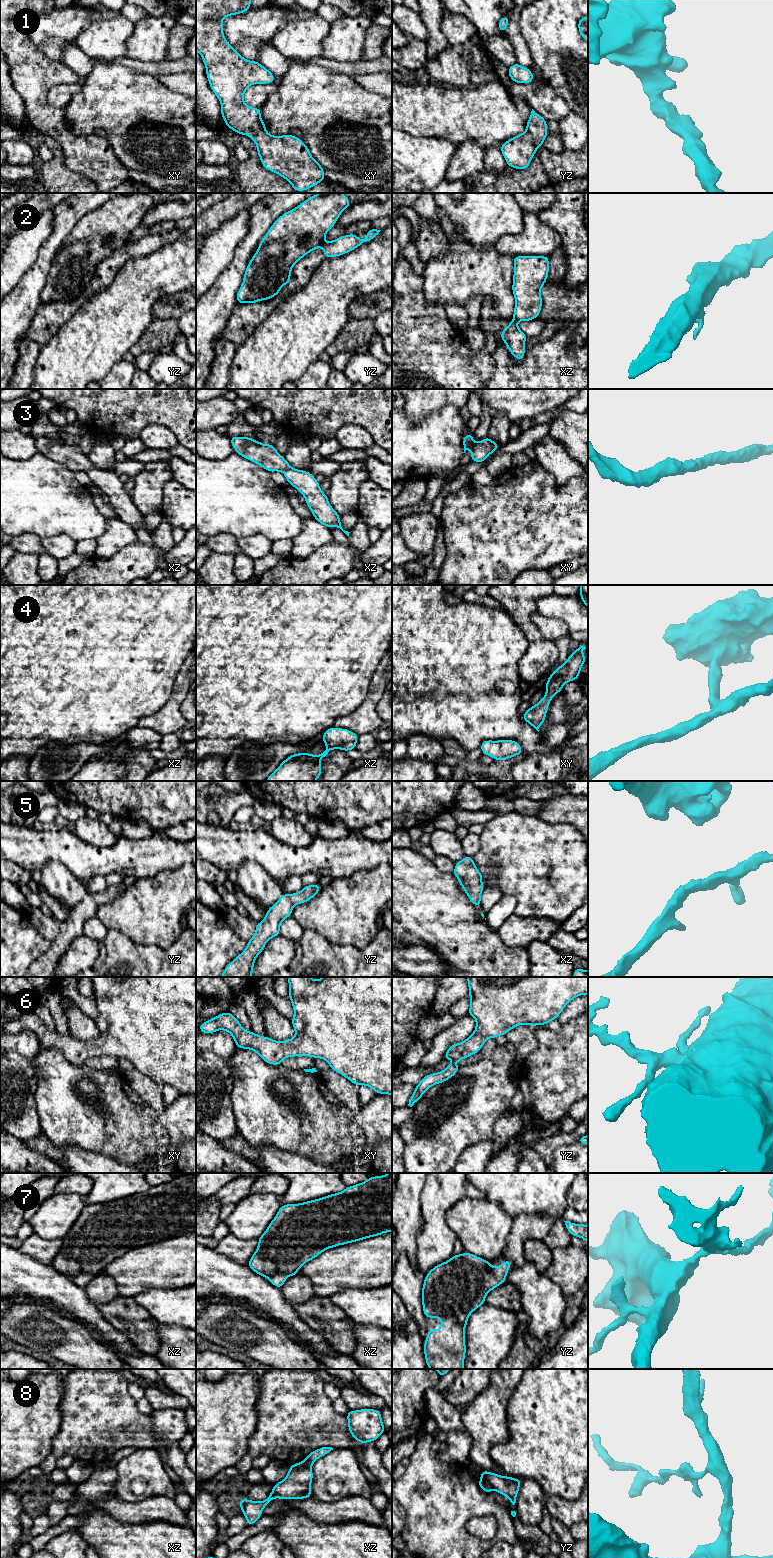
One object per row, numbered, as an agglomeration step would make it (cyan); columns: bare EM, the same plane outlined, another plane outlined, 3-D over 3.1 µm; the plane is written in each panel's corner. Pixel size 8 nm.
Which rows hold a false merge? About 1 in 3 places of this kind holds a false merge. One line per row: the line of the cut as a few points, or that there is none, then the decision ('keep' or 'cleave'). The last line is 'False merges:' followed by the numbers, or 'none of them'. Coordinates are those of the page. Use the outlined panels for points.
1: cut none; keep
2: cut yz (324, 241), (321, 246); cleave
3: cut none; keep
4: cut none; keep
5: cut none; keep
6: cut none; keep
7: cut none; keep
8: cut yz (480, 1478), (493, 1488); cleave
False merges: 2, 8

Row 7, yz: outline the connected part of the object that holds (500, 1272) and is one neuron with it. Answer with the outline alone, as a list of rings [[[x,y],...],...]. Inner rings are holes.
[[[469,1252],[454,1254],[448,1261],[433,1267],[426,1275],[422,1287],[422,1306],[426,1318],[440,1318],[441,1329],[427,1330],[427,1337],[424,1341],[424,1356],[426,1365],[430,1369],[464,1369],[466,1355],[465,1328],[472,1312],[485,1303],[486,1295],[506,1282],[508,1270],[511,1268],[511,1261],[504,1260],[500,1266],[491,1266],[491,1263],[483,1258],[477,1257]]]

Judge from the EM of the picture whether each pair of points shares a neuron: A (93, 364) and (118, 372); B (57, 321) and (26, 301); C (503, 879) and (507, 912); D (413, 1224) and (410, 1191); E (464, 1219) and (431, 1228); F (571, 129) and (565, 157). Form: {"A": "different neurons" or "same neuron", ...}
{"A": "different neurons", "B": "different neurons", "C": "different neurons", "D": "same neuron", "E": "different neurons", "F": "different neurons"}

